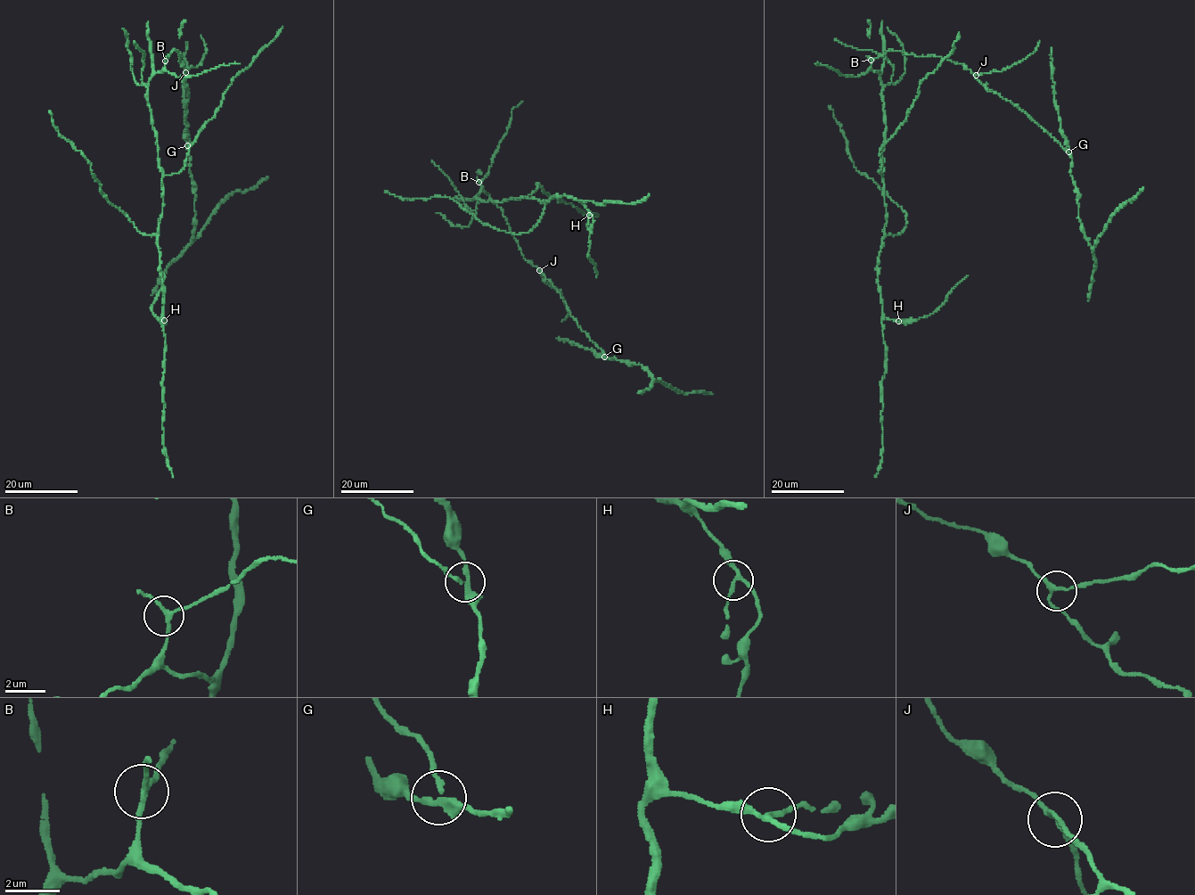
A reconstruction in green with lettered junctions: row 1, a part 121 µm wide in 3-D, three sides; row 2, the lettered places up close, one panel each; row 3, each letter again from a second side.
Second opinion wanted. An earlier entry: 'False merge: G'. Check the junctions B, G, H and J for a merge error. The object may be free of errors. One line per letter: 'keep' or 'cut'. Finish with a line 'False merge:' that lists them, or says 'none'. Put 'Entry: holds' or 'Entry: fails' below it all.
B: keep
G: cut
H: keep
J: keep
False merge: G
Entry: holds

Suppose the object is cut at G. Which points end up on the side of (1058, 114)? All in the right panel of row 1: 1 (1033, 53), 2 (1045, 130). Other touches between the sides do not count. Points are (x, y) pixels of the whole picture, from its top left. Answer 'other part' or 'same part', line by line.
1: other part
2: other part

